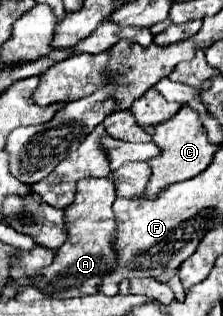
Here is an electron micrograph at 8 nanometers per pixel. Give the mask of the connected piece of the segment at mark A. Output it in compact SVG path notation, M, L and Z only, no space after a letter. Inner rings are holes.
M112 176L104 178L84 178L80 182L76 200L64 210L68 222L68 242L56 250L52 266L44 268L44 284L36 284L52 298L76 298L86 294L96 294L100 290L102 278L118 268L116 256L116 218L112 204L116 200L116 180Z

